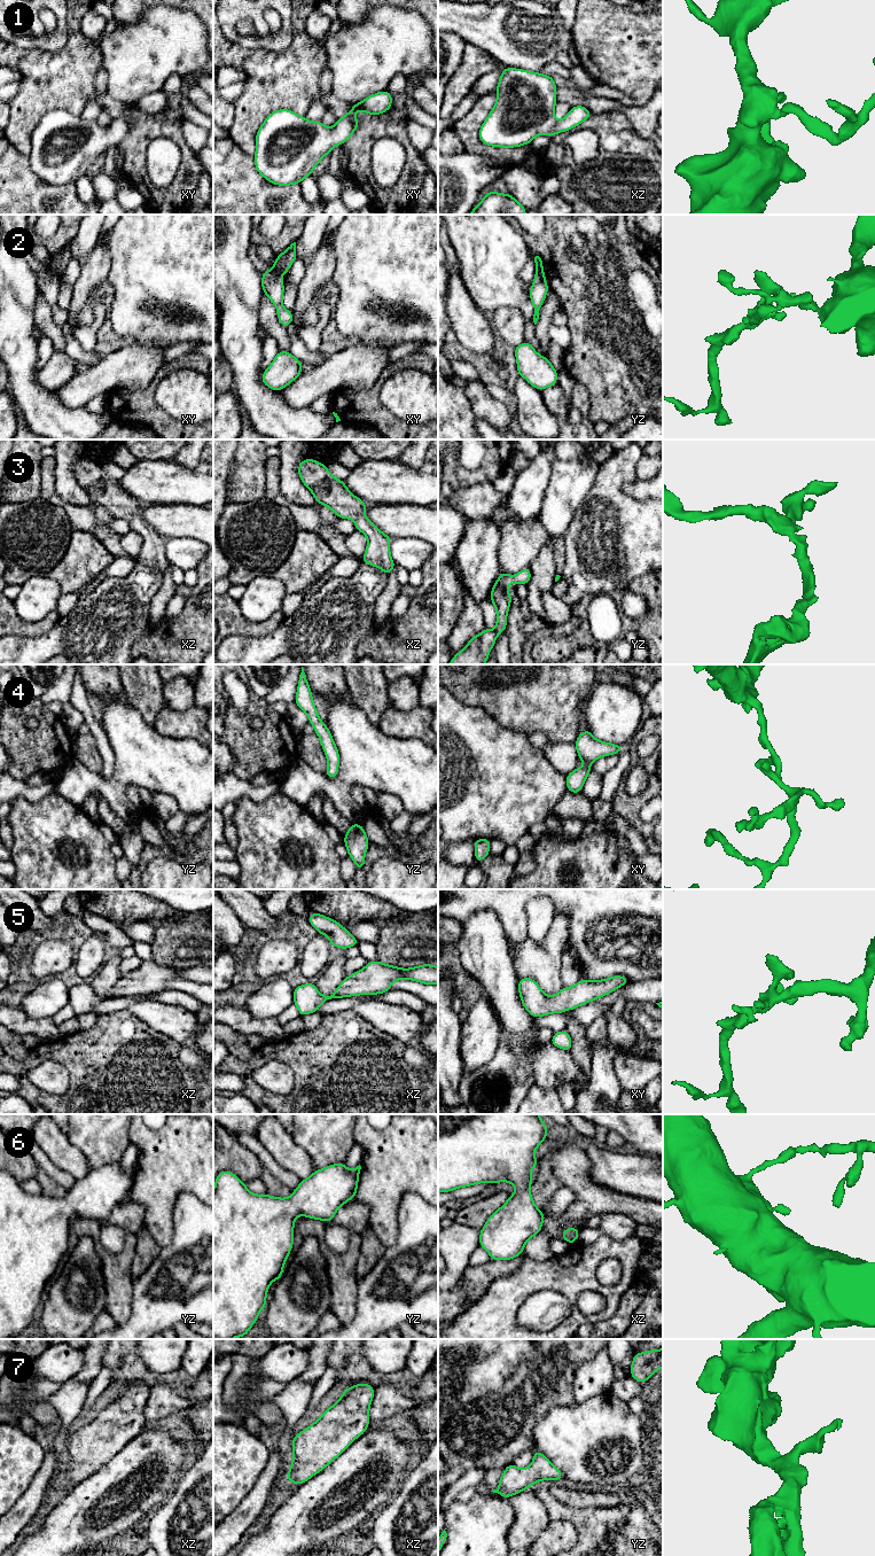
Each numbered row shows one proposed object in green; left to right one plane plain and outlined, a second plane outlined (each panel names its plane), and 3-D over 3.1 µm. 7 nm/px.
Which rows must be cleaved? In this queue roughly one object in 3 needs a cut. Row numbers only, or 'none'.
2

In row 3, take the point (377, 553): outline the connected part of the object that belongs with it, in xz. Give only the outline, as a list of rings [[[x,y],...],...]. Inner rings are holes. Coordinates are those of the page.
[[[310,458],[303,460],[298,464],[298,475],[318,504],[329,507],[339,519],[353,520],[356,530],[367,536],[367,549],[361,562],[381,568],[389,576],[396,567],[390,555],[392,538],[362,514],[367,504],[357,498],[344,481],[334,477],[322,462]]]

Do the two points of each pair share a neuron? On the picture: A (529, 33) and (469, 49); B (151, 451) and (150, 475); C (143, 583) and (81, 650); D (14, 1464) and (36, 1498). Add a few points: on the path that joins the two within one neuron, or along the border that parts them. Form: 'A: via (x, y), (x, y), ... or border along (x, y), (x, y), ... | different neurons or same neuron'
A: border along (467, 43), (482, 51) | different neurons
B: border along (139, 459), (171, 460) | different neurons
C: via (127, 599), (98, 633) | same neuron
D: border along (43, 1462), (29, 1486), (12, 1507) | different neurons

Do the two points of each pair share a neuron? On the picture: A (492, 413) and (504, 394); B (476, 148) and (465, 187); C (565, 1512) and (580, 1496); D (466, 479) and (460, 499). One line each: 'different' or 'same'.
A: different
B: different
C: different
D: different

